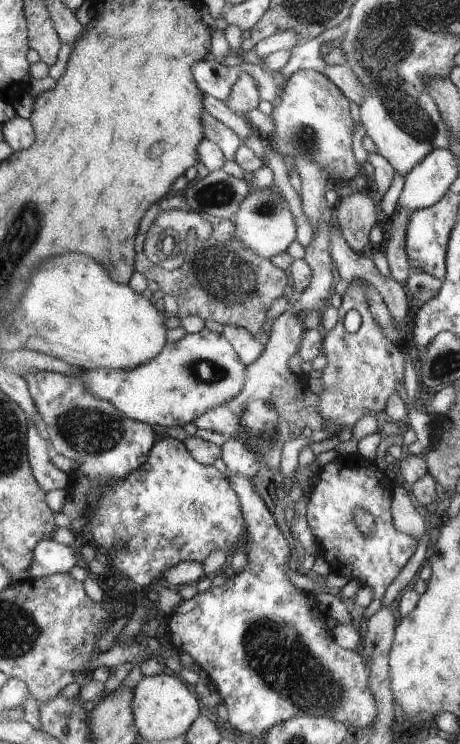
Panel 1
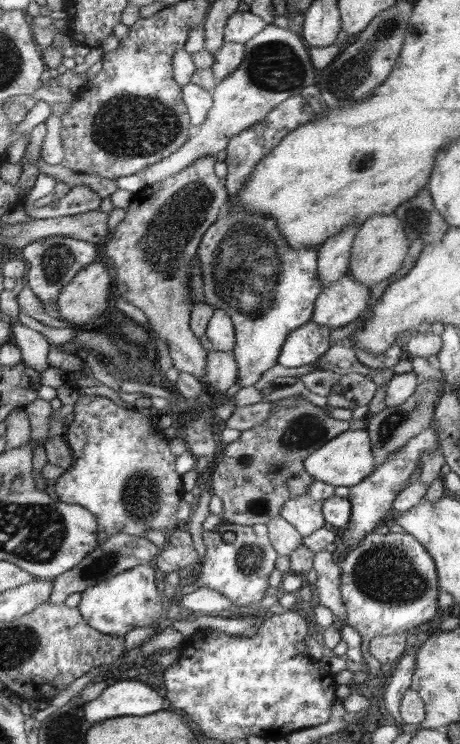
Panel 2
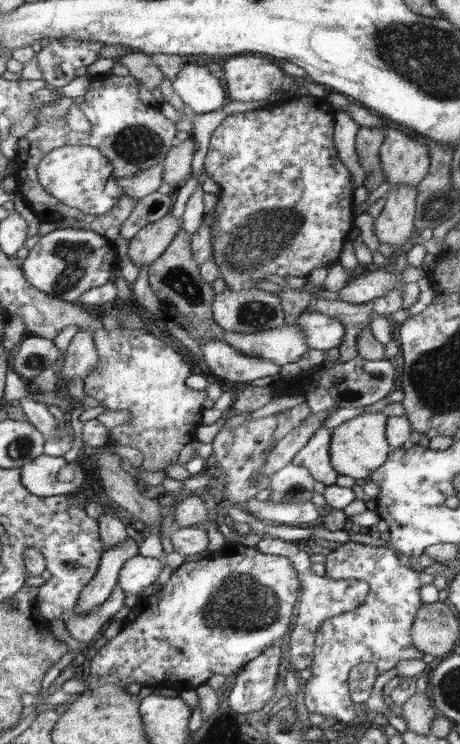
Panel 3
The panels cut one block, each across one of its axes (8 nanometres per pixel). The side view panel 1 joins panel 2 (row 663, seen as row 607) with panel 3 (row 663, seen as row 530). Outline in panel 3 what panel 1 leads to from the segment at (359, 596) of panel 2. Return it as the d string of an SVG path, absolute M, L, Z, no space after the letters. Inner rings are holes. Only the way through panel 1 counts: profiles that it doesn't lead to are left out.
M349 541L335 550L326 551L326 572L325 576L332 580L356 579L367 582L371 588L368 592L368 599L354 611L344 613L326 620L322 624L322 628L318 632L315 639L315 656L314 662L310 666L313 675L304 684L304 704L309 712L316 712L341 721L351 721L357 718L354 714L354 706L349 693L347 678L349 672L361 662L372 662L376 665L377 673L384 674L392 670L402 660L422 660L425 655L420 652L414 645L414 637L411 636L414 630L414 620L418 615L420 606L421 590L420 580L418 580L418 572L414 572L408 566L402 566L400 558L394 554L394 551L388 550L388 547L382 546L366 546L366 544Z

